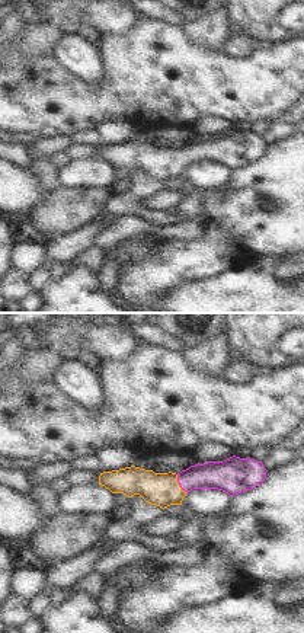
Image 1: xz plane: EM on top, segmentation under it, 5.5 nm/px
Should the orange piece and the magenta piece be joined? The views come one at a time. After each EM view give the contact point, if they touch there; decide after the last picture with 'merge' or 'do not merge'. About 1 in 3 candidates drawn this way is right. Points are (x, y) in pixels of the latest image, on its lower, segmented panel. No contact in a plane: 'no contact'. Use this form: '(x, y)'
(178, 483)

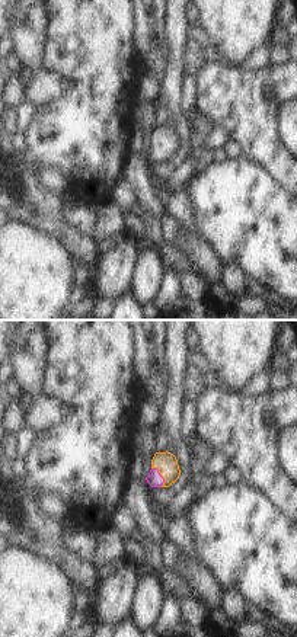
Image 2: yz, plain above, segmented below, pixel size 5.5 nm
(160, 474)

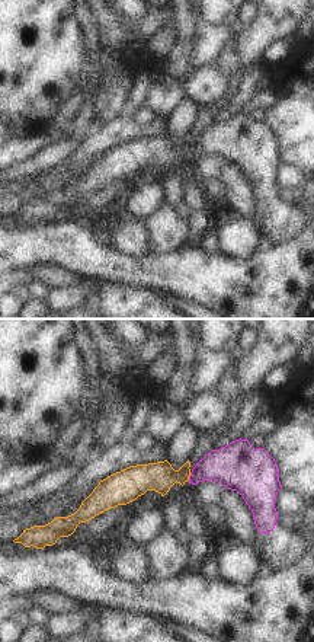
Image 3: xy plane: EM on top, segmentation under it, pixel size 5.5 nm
(189, 475)

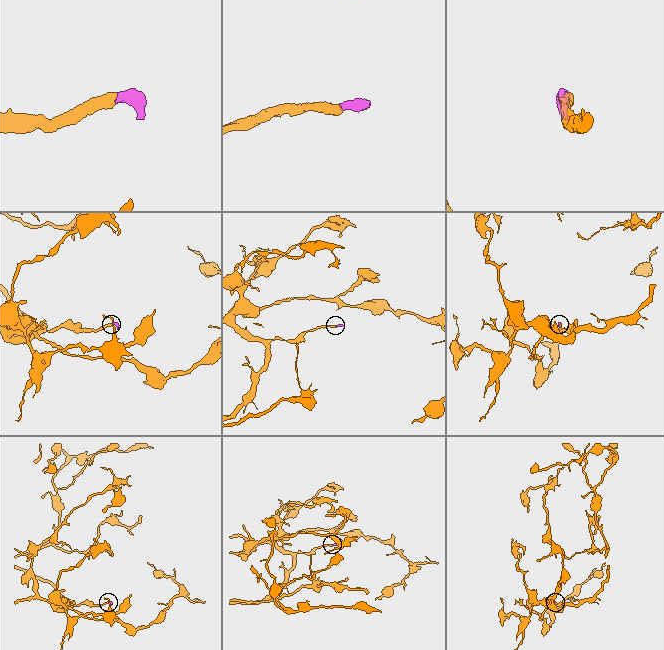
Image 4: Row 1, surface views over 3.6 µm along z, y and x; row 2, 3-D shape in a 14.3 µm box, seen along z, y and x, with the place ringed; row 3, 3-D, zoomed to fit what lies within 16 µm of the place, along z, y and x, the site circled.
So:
merge

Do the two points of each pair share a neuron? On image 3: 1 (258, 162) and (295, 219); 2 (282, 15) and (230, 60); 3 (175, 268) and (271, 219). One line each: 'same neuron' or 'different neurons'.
1: same neuron
2: same neuron
3: different neurons

